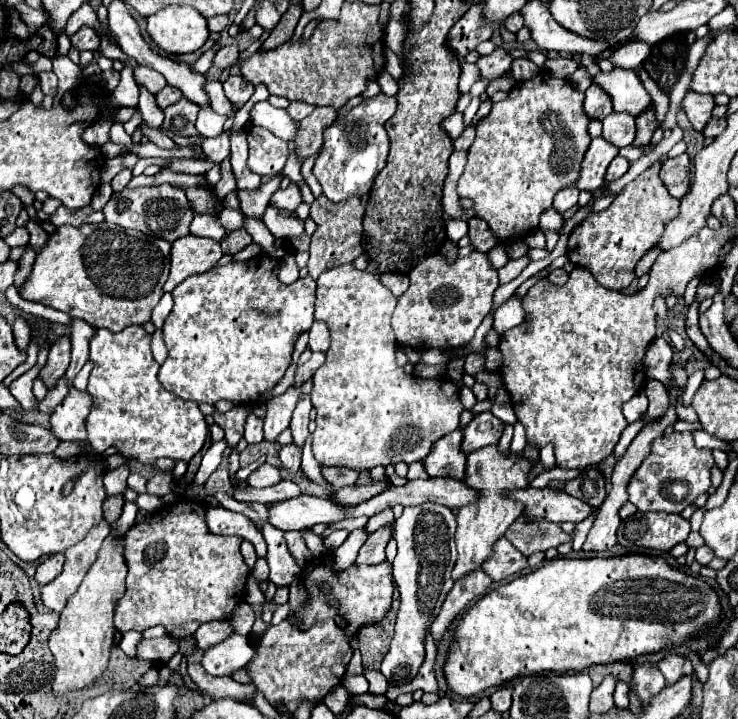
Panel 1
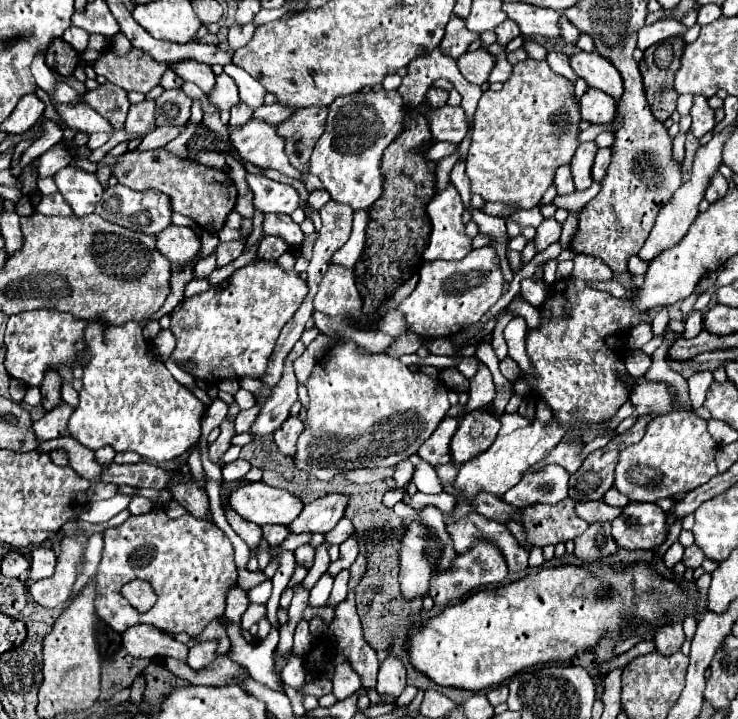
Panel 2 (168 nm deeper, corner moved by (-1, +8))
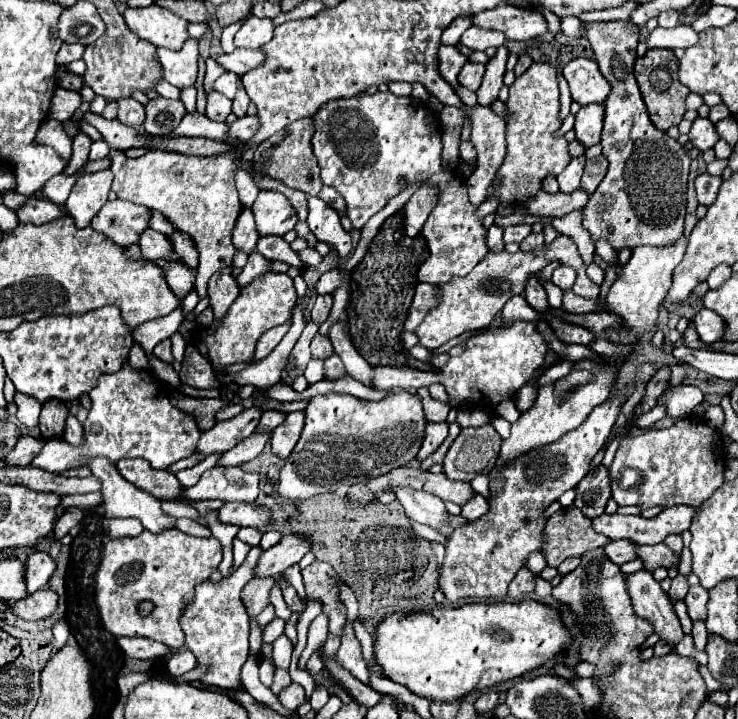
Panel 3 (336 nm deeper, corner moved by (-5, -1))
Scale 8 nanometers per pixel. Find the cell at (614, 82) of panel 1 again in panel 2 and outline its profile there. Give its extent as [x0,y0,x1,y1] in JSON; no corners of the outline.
[571,52,623,100]

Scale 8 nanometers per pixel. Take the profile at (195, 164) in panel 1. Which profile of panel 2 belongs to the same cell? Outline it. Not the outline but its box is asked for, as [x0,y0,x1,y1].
[245,174,299,214]

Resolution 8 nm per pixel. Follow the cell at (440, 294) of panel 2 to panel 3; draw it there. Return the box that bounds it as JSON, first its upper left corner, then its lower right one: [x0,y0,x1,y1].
[415,235,599,351]

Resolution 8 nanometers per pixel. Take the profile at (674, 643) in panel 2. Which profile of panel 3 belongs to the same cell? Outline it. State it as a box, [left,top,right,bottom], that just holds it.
[625,569,683,645]

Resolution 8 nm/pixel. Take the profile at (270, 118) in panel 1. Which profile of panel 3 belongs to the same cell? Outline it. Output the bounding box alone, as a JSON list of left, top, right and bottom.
[213,73,237,99]

